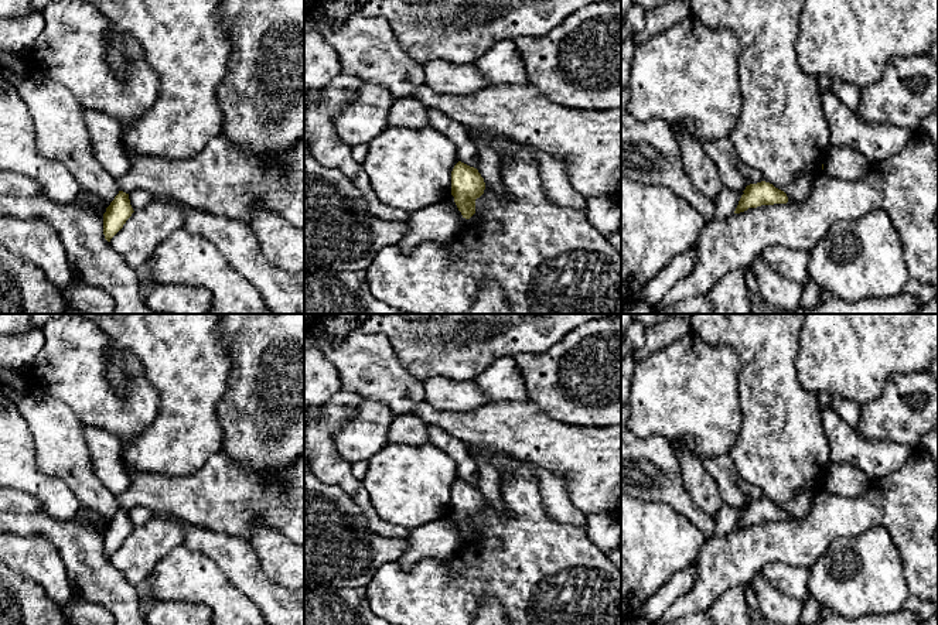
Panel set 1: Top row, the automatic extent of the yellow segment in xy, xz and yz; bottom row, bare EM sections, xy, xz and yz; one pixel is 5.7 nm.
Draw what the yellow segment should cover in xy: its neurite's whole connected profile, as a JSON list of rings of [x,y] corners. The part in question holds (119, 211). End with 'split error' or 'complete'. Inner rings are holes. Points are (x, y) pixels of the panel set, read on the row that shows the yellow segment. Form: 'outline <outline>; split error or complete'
outline [[[144,189],[130,194],[119,191],[103,214],[103,235],[108,242],[123,228],[126,221],[137,209],[144,208],[153,201],[153,195]]]; split error

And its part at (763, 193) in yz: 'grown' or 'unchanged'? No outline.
grown

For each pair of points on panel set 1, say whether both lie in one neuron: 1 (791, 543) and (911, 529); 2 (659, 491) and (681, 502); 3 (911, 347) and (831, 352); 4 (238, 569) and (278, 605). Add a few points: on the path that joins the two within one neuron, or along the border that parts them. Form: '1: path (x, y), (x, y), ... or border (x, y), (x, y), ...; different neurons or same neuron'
1: path (821, 528), (831, 518), (882, 518); same neuron
2: path (665, 491), (675, 497); same neuron
3: path (892, 347), (850, 347); same neuron
4: path (248, 577), (268, 596); same neuron

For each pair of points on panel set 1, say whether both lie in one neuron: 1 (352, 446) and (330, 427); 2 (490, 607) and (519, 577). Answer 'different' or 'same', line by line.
1: different
2: different

